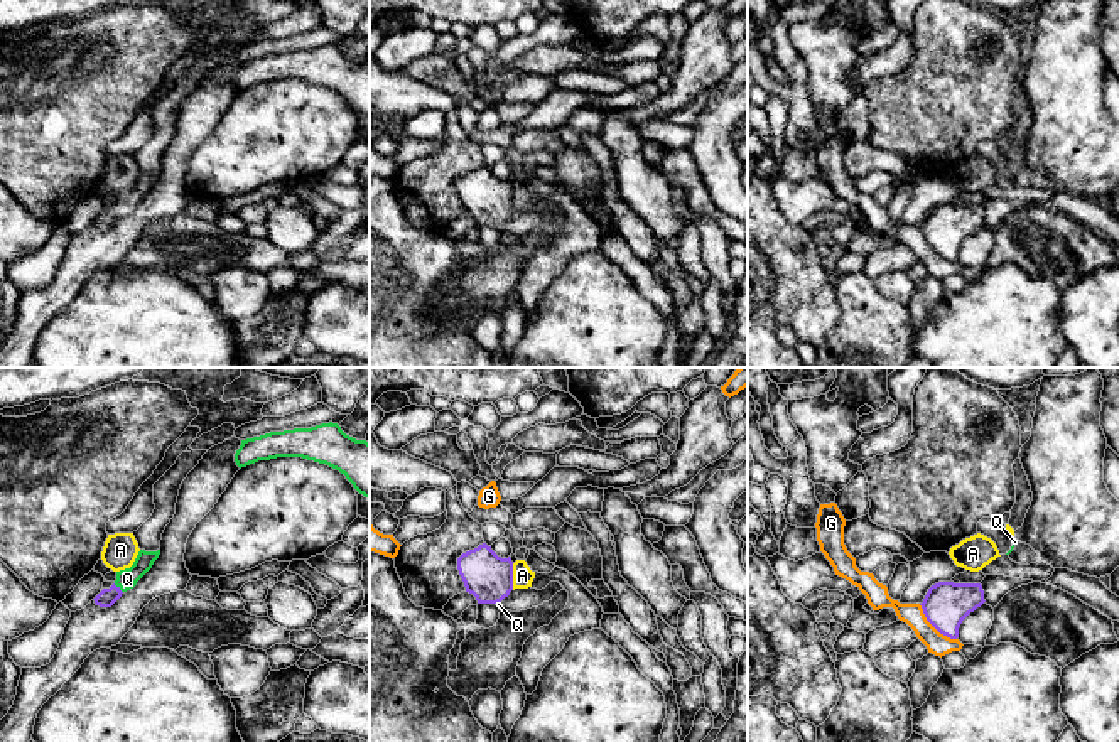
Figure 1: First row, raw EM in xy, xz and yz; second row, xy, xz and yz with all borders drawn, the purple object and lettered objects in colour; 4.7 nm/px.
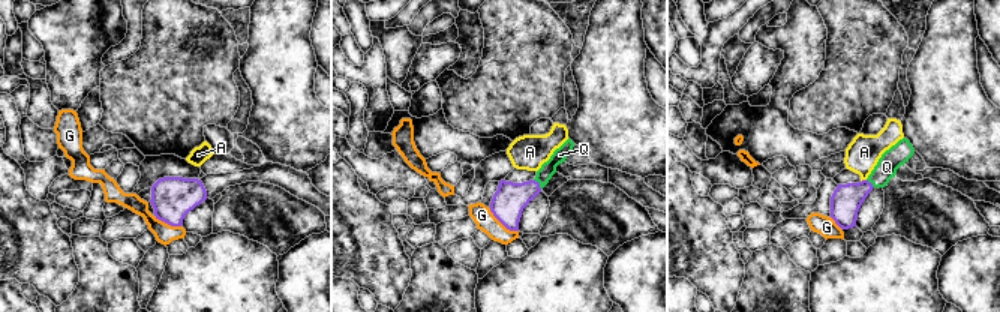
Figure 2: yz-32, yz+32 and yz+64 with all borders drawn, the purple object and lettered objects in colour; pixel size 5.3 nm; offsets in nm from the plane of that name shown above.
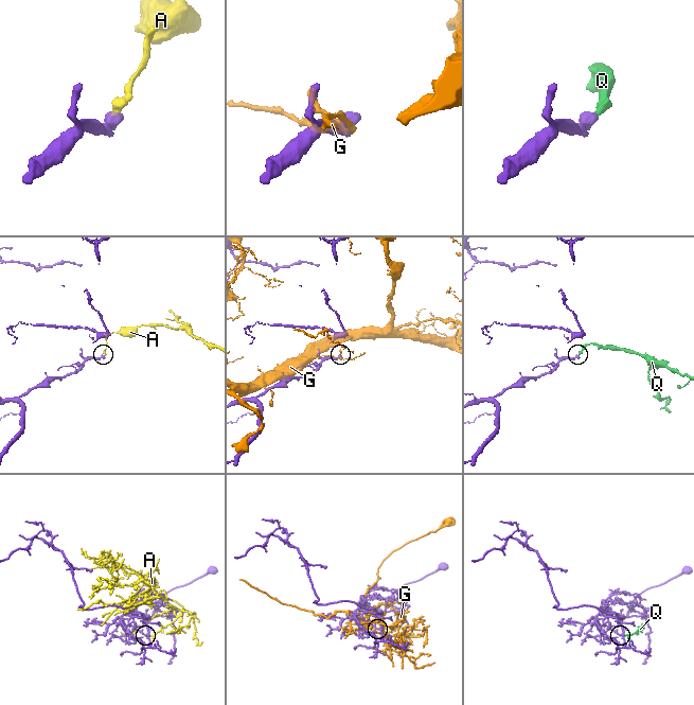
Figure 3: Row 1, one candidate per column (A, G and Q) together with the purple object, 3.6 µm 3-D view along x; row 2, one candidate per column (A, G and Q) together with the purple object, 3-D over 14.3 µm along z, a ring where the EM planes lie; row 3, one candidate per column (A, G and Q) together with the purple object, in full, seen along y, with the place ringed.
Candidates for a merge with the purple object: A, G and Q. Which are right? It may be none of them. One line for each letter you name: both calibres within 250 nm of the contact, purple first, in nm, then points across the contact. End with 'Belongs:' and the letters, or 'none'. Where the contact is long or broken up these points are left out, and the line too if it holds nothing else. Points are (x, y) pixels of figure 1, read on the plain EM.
Q: 90/100 nm | across xy (107, 220), (118, 211), (127, 201)
Belongs: Q

